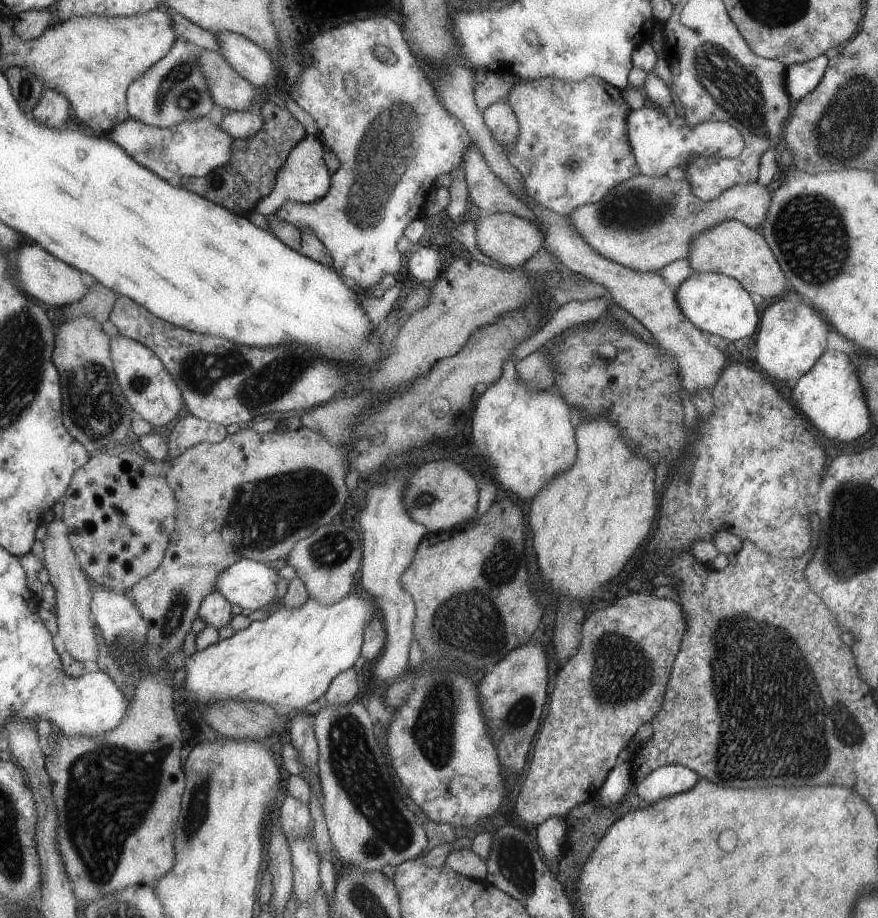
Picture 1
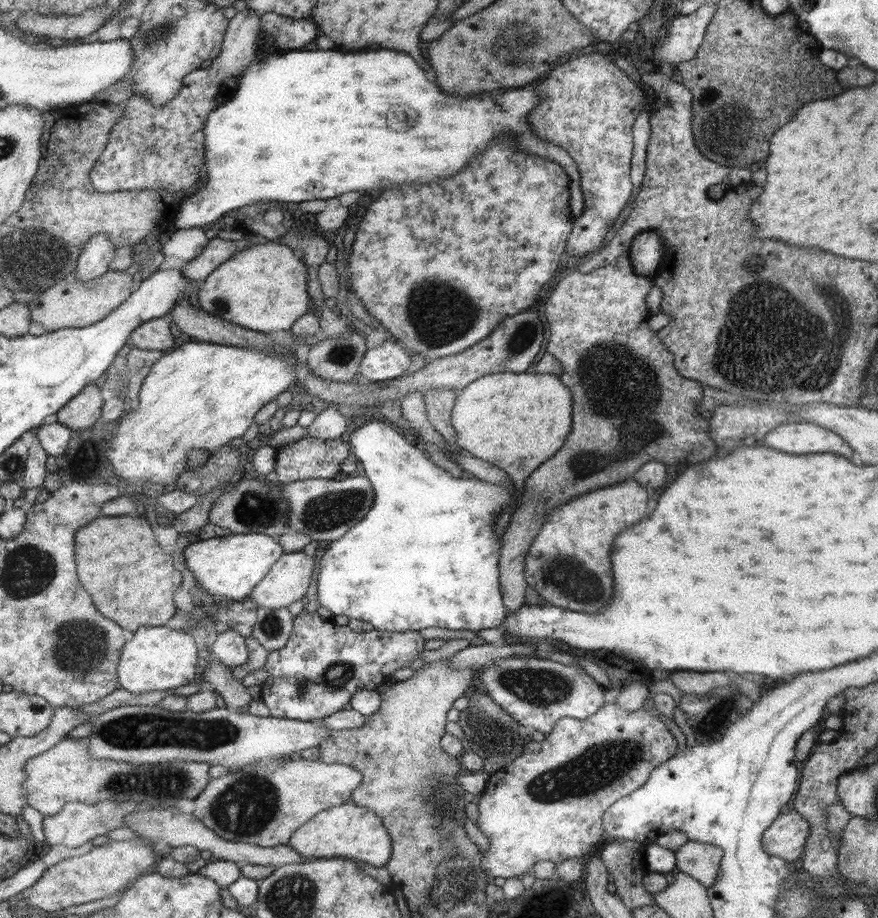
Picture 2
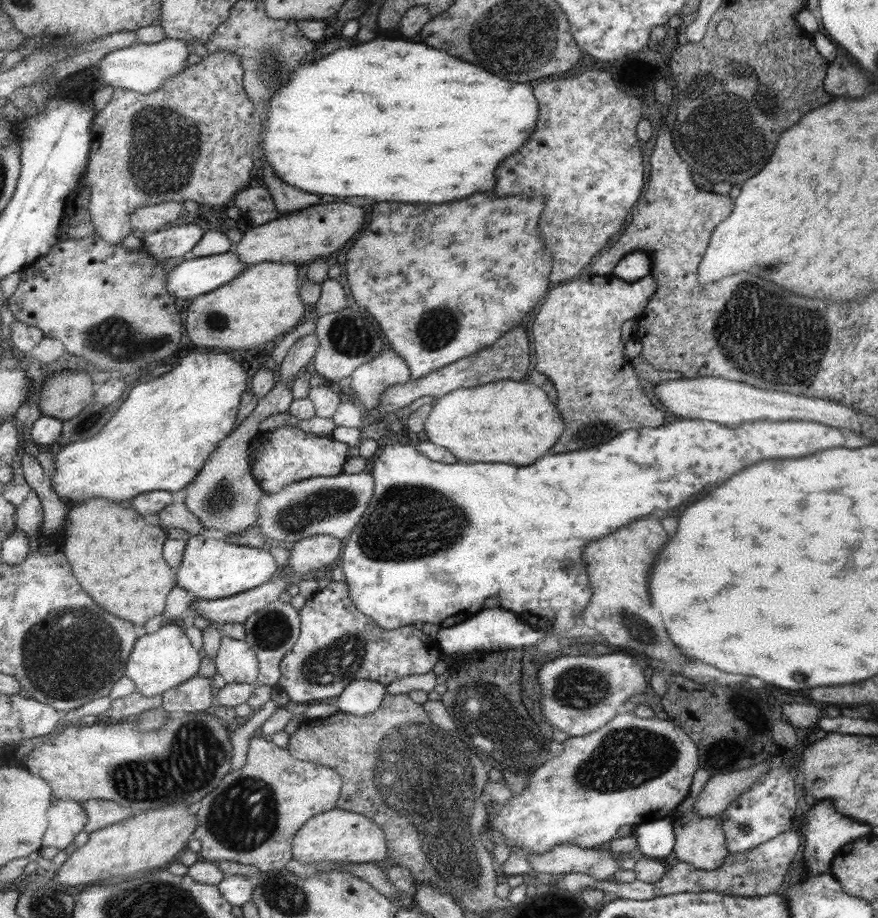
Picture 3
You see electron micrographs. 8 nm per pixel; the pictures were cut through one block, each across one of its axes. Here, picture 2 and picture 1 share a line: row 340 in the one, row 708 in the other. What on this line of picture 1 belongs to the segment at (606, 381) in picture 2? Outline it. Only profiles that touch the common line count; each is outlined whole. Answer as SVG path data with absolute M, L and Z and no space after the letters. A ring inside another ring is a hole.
M647 592L627 594L613 604L591 612L583 620L577 650L565 660L565 666L555 676L548 713L537 740L534 740L529 768L519 788L514 806L521 820L537 826L549 816L564 818L572 806L595 800L603 776L615 766L615 758L627 746L627 740L660 710L668 676L683 642L683 632L687 631L679 603L656 598Z

